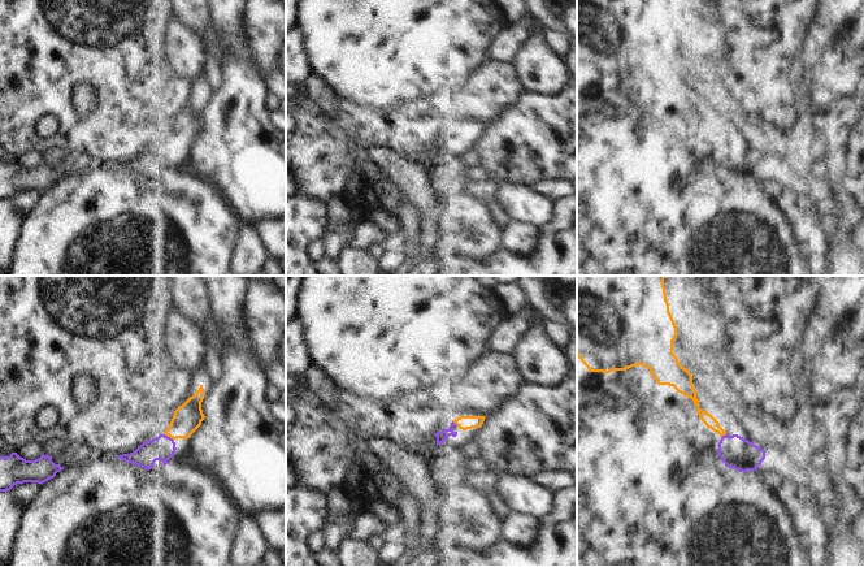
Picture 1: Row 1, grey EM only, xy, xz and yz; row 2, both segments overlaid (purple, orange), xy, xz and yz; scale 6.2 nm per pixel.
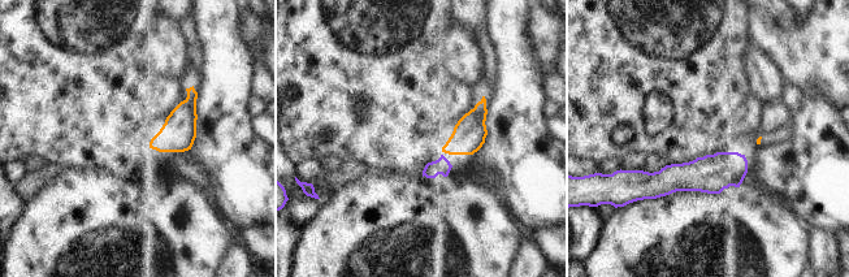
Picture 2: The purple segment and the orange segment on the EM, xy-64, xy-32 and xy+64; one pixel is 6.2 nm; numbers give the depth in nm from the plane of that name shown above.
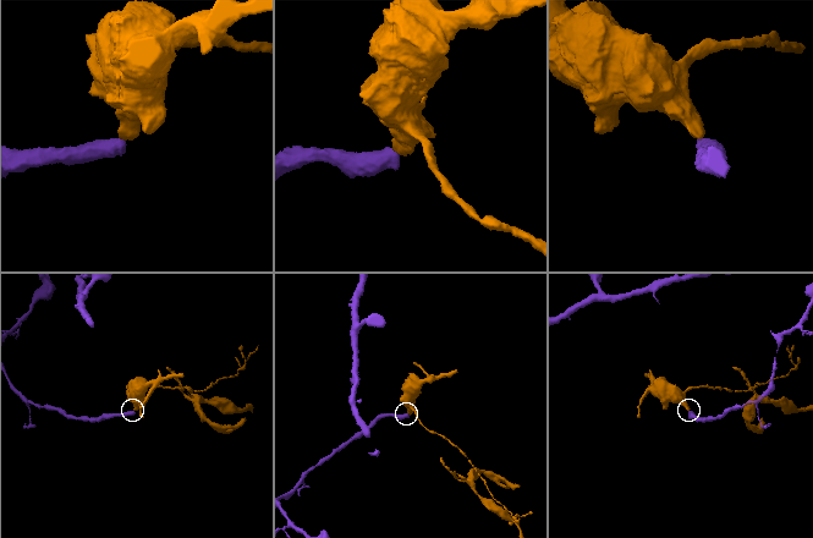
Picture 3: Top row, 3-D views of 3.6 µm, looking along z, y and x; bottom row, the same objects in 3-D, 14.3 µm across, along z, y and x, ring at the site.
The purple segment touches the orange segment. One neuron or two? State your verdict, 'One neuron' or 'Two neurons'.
One neuron

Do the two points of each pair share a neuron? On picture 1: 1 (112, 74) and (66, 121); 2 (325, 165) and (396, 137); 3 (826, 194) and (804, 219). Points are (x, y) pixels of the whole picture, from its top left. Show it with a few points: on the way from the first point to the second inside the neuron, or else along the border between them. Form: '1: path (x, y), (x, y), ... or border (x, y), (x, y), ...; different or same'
1: path (112, 92), (112, 100), (88, 124), (85, 124); same
2: path (342, 147), (354, 135), (378, 135); same
3: border (812, 199), (824, 213); different

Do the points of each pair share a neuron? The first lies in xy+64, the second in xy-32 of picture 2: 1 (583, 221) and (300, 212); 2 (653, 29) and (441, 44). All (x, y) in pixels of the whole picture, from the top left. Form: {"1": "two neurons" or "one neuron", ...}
{"1": "two neurons", "2": "two neurons"}

